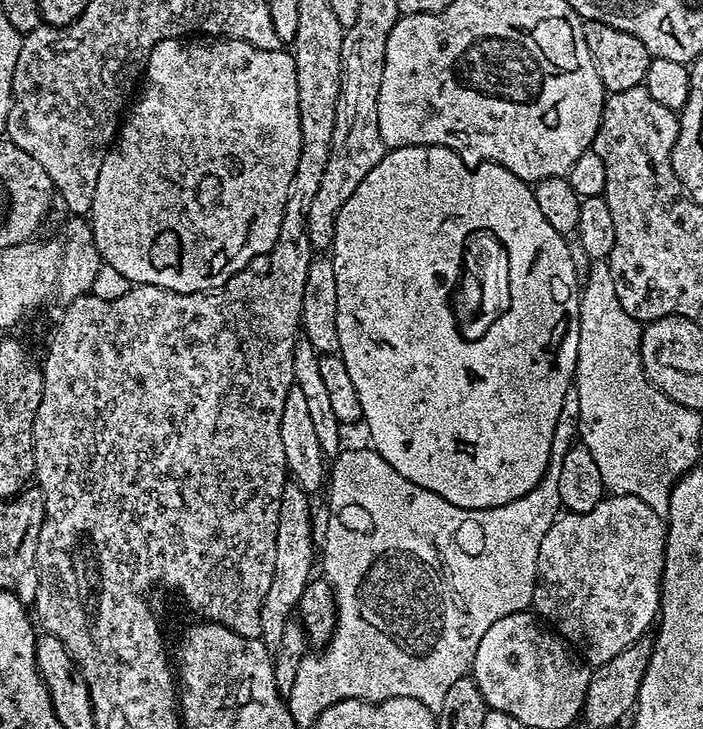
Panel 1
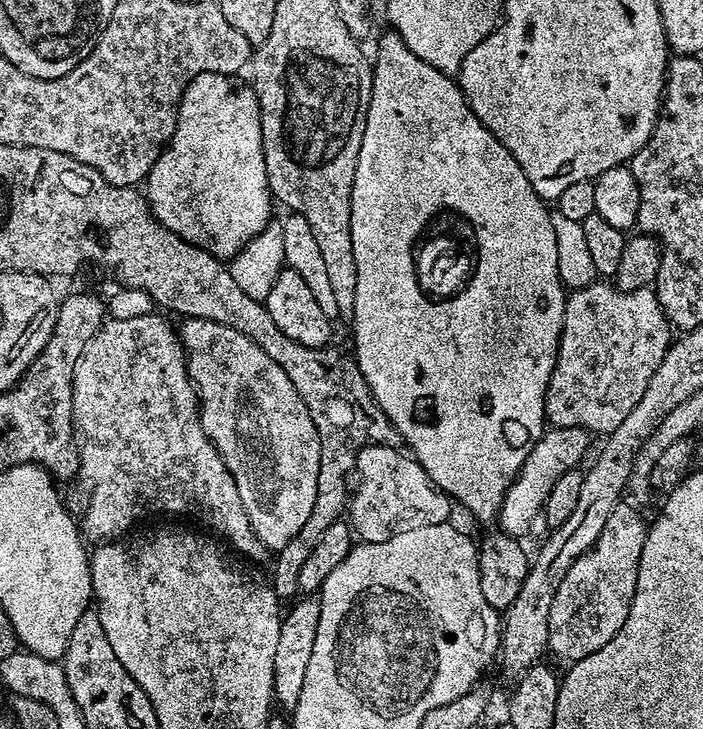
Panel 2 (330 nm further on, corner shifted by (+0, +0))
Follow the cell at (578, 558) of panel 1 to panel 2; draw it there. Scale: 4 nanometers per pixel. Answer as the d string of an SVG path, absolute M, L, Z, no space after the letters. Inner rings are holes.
M627 502L614 506L606 526L598 534L588 551L581 553L558 582L554 602L550 606L551 655L561 656L567 662L575 662L602 650L630 614L630 602L634 602L634 590L638 586L638 562L642 558L642 546L646 542L646 520L643 520Z

